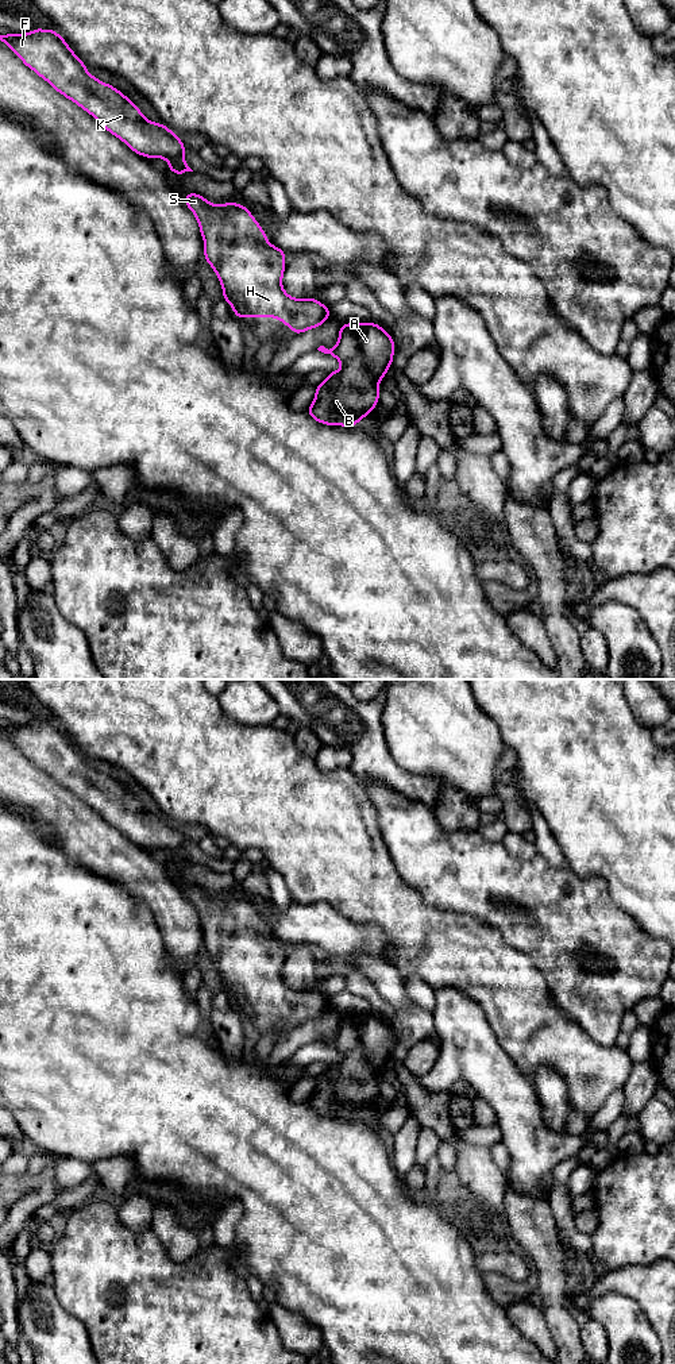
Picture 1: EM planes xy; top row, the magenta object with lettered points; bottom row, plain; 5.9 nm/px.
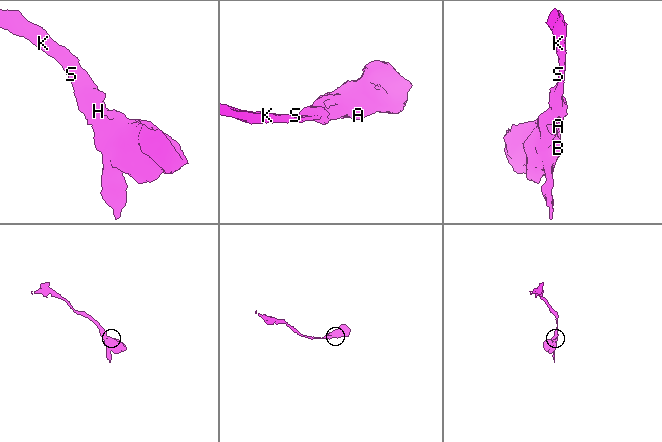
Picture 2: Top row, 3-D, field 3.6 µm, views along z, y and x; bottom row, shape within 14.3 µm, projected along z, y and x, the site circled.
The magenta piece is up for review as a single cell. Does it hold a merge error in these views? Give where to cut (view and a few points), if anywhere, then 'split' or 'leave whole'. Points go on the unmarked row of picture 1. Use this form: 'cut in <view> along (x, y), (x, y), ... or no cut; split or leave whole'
no cut; leave whole

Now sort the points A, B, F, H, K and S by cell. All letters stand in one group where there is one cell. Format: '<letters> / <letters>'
A B F H K S

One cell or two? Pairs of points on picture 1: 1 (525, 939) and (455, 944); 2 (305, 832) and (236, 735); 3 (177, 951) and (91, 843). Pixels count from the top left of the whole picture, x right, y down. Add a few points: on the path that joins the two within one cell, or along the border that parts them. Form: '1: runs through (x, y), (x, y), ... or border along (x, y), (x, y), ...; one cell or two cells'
1: border along (481, 920), (493, 924), (510, 944), (531, 959); two cells
2: runs through (284, 808), (236, 759); one cell
3: runs through (177, 921), (176, 916), (120, 862); one cell

